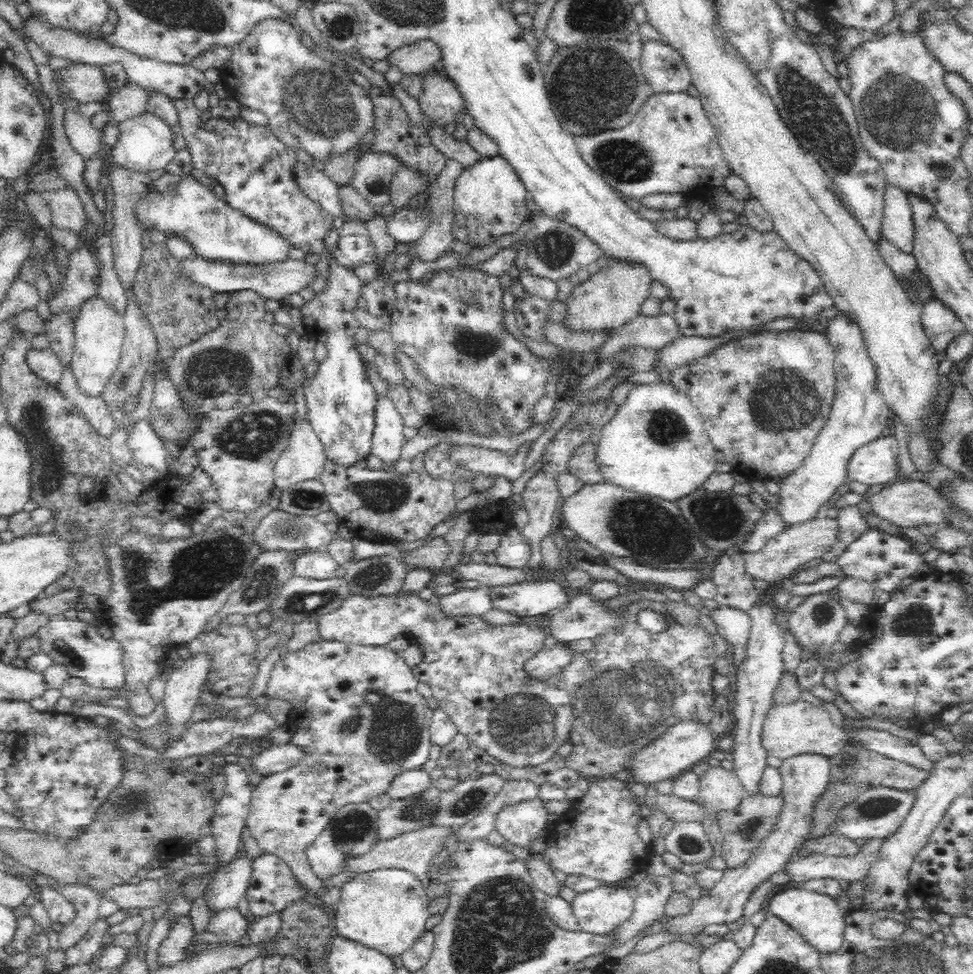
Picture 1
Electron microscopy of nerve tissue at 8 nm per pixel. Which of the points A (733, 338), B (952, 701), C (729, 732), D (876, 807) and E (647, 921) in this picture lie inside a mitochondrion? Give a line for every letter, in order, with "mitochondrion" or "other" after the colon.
A: other
B: other
C: other
D: mitochondrion
E: other

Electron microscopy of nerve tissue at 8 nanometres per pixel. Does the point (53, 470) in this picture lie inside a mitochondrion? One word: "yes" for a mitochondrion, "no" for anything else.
yes

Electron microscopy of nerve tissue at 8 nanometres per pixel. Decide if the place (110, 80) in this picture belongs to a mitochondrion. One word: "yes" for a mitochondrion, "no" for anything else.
no

